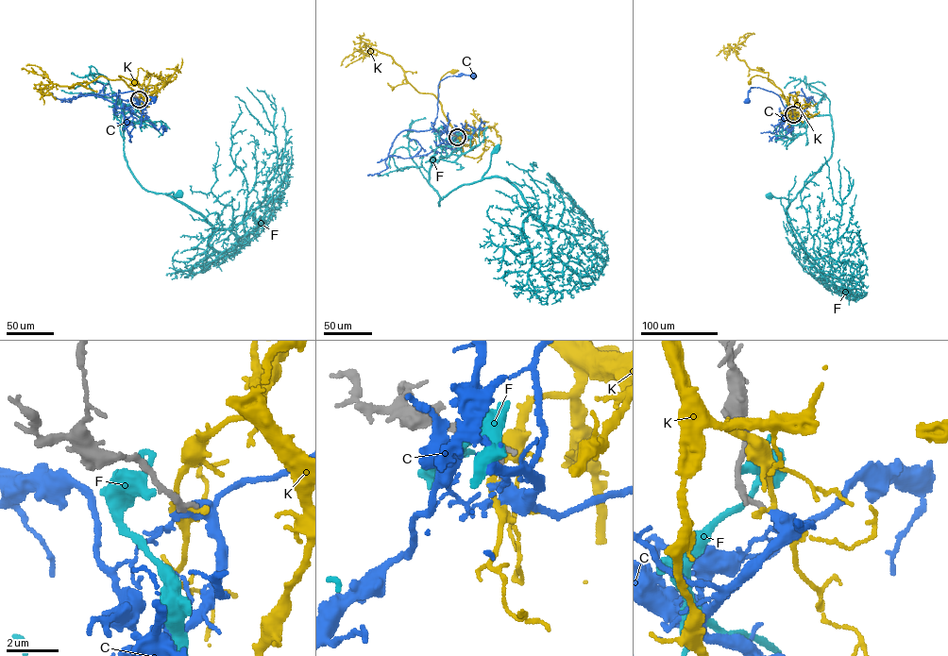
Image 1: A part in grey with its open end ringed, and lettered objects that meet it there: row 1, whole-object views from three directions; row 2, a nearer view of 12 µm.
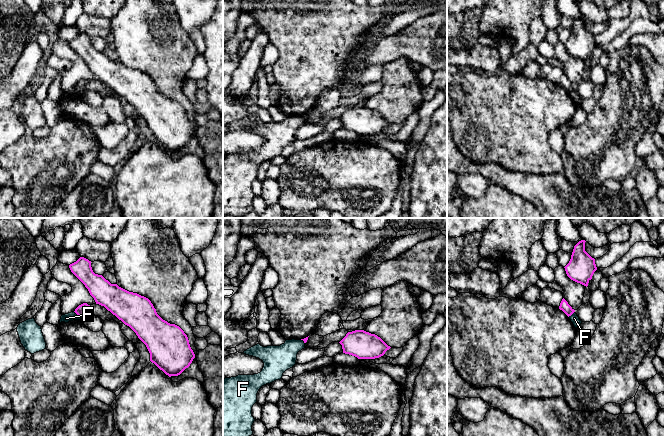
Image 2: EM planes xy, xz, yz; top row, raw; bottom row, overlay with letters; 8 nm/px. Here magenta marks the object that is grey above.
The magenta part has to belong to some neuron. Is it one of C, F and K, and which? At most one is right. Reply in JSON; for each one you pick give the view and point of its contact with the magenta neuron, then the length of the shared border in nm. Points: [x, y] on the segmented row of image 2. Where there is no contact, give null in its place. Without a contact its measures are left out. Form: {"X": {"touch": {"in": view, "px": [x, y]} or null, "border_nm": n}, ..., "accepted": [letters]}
{"C": {"touch": null}, "accepted": ["C"]}

